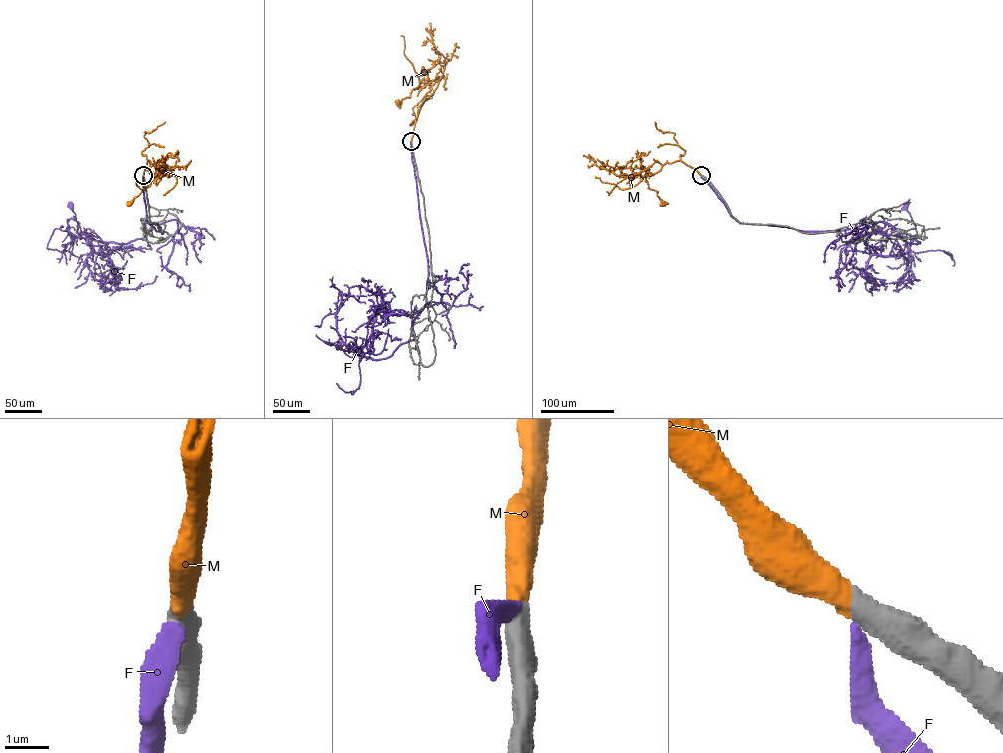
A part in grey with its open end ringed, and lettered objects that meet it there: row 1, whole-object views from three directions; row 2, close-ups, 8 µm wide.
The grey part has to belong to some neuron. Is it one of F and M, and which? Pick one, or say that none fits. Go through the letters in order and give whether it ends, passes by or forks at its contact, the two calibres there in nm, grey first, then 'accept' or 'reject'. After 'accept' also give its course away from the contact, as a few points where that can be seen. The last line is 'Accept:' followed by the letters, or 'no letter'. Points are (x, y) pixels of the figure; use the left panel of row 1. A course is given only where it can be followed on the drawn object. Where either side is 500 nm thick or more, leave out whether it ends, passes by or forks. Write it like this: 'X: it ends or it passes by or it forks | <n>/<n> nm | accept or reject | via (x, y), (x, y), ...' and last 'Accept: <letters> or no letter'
F: 650/440 nm | reject
M: 500/550 nm | accept | via (143, 175), (147, 160), (159, 174), (162, 169), (153, 174), (151, 180), (130, 203)
Accept: M

